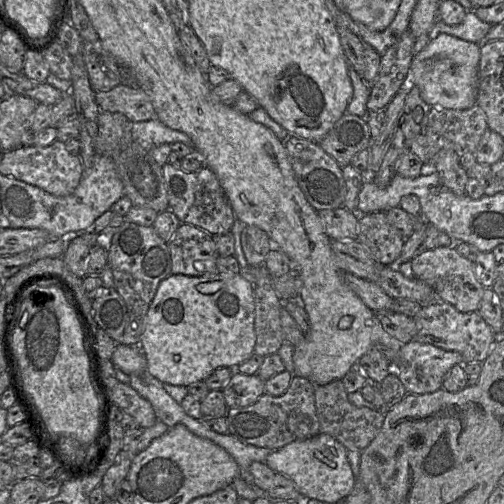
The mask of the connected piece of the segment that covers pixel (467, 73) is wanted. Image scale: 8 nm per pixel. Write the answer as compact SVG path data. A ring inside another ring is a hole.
M436 33L410 65L409 84L419 88L421 98L432 107L463 110L477 104L480 45L449 34Z

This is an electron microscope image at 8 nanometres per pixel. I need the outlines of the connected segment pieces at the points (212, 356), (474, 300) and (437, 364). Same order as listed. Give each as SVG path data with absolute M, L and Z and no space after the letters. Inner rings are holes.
M239 273L203 276L170 274L162 280L144 319L144 331L140 339L147 372L161 383L188 387L193 383L205 381L218 368L237 369L239 364L254 354L256 336L253 291L254 285ZM213 280L221 283L220 289L215 293L202 294L196 289L198 284Z
M454 246L423 251L410 262L414 277L429 285L438 300L450 303L460 312L475 312L479 309L485 287L475 276L474 263L460 255Z
M411 340L401 346L392 363L392 373L398 376L407 393L426 394L442 388L451 368L463 363L458 352Z

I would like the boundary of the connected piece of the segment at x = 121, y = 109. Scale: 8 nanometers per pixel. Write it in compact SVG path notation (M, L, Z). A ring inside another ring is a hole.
M120 83L108 91L96 92L95 100L100 110L121 113L131 122L155 118L151 99L141 88L132 88Z

